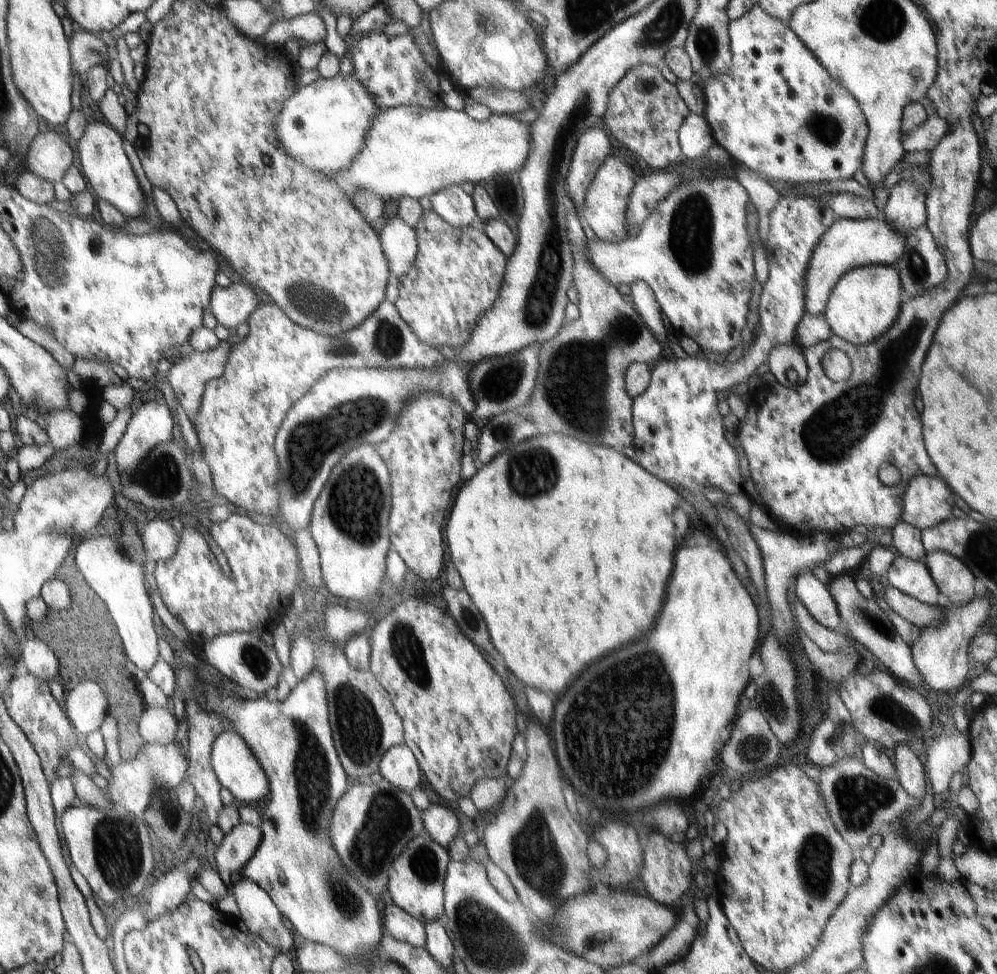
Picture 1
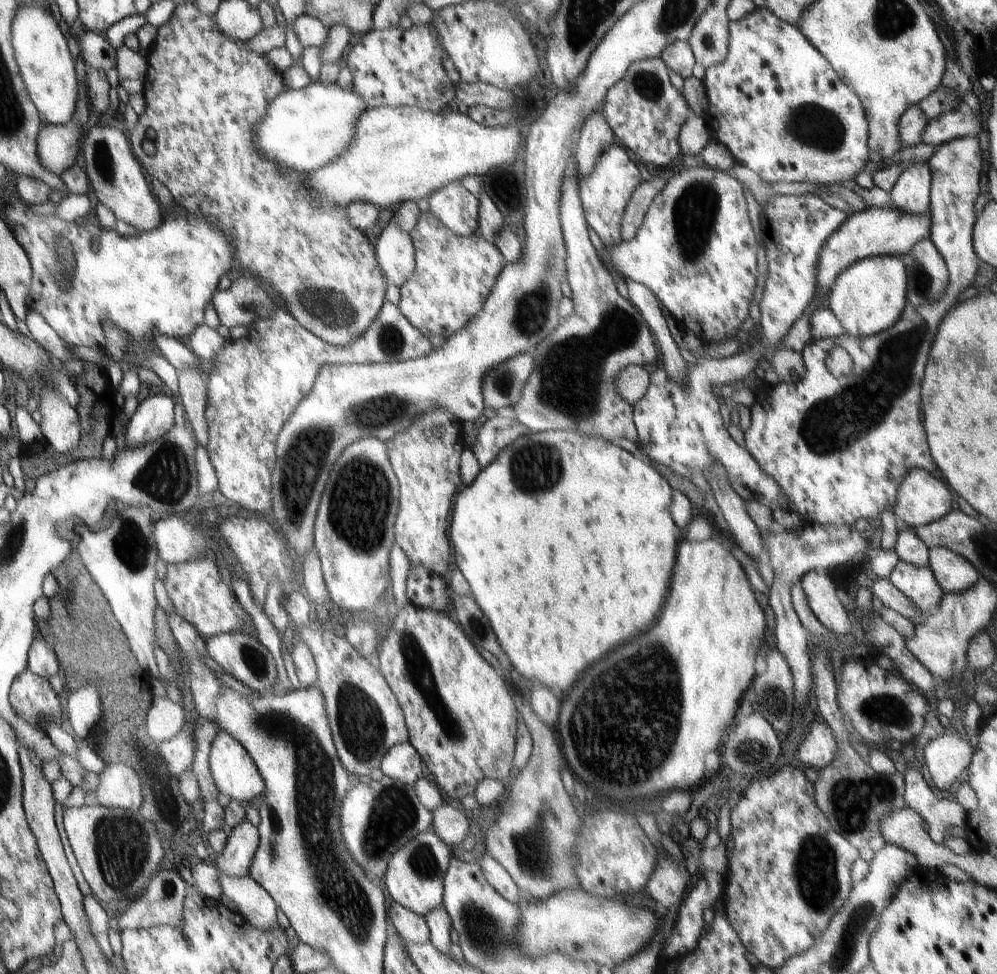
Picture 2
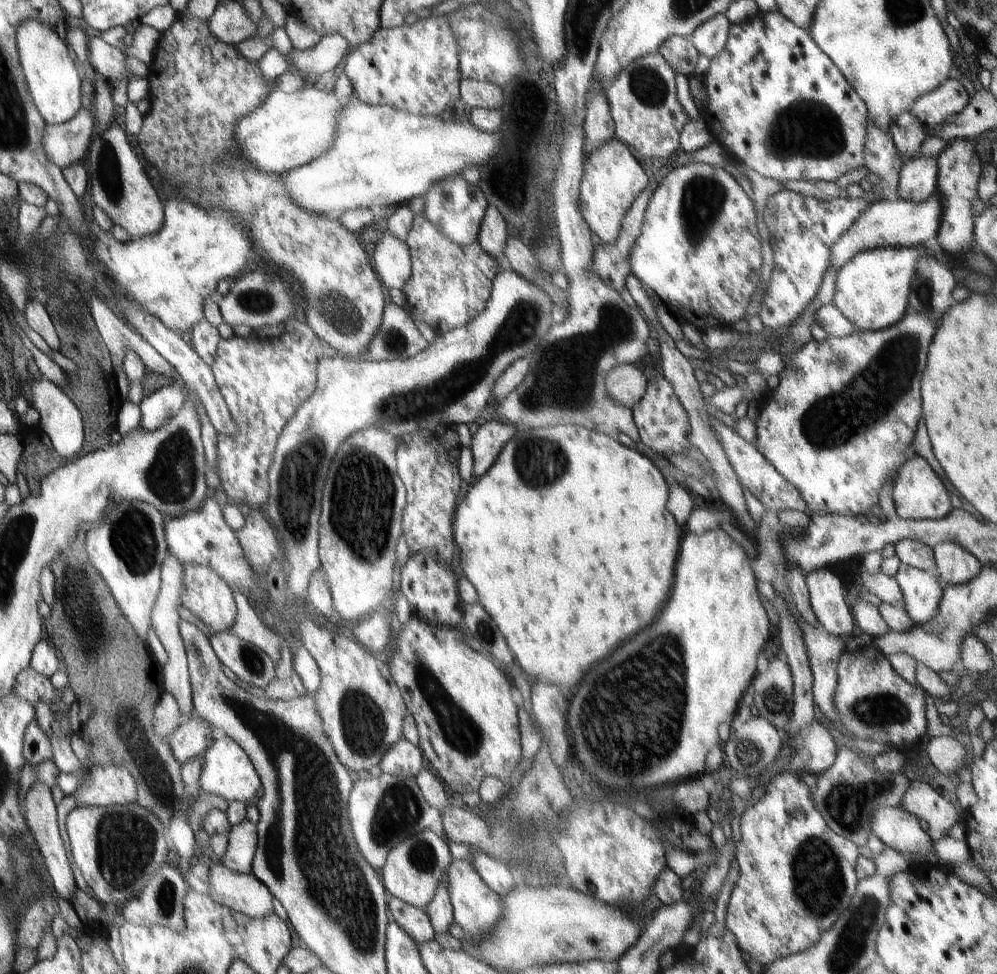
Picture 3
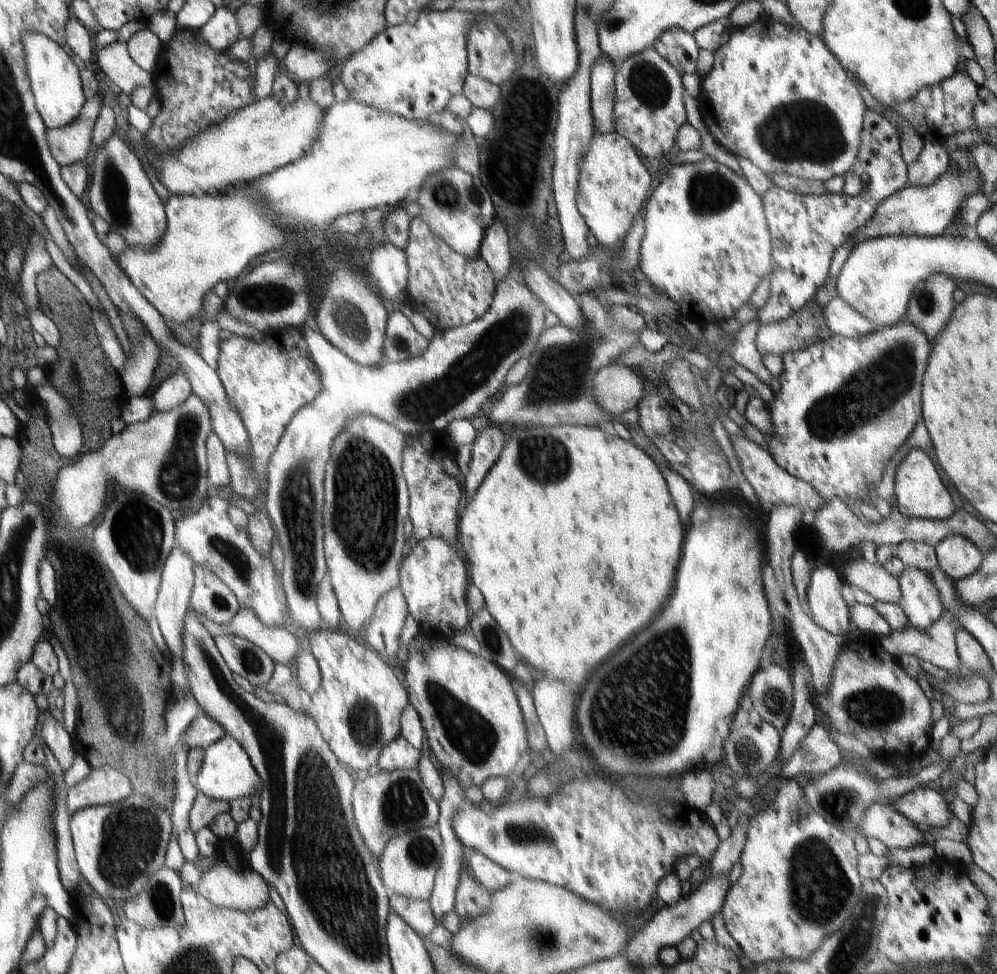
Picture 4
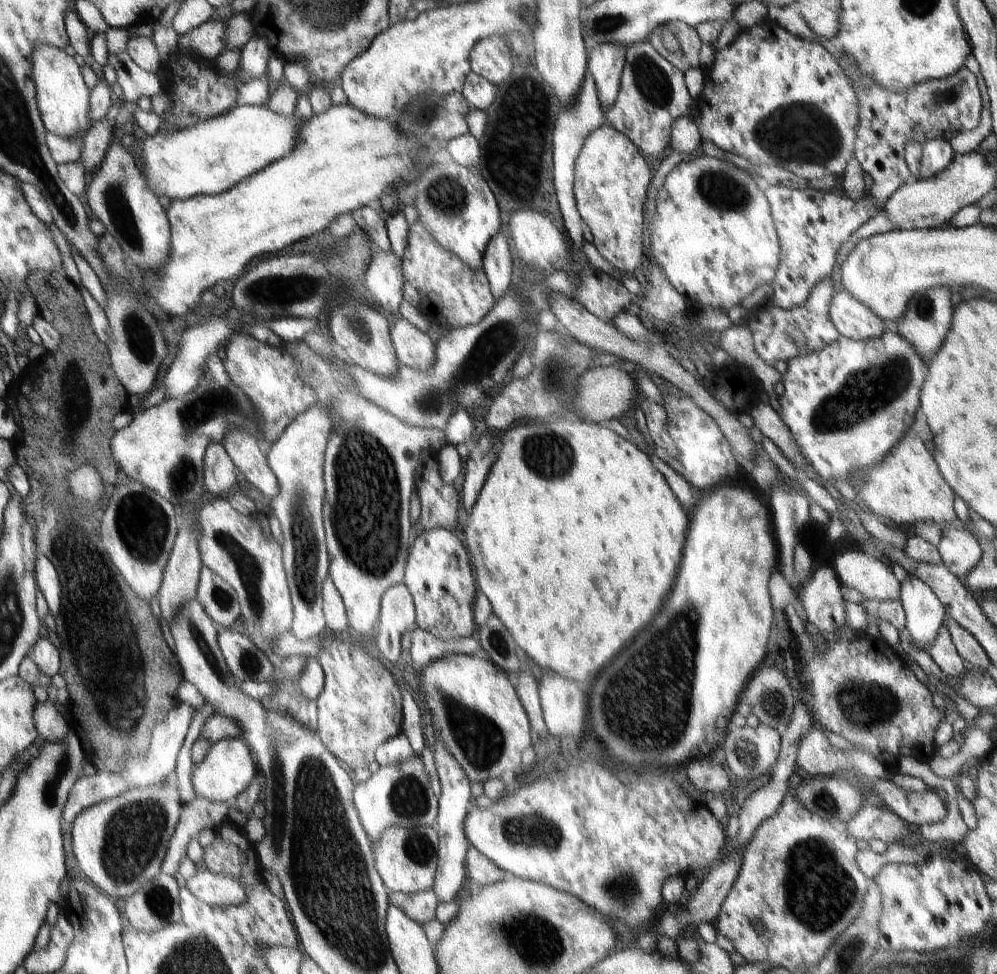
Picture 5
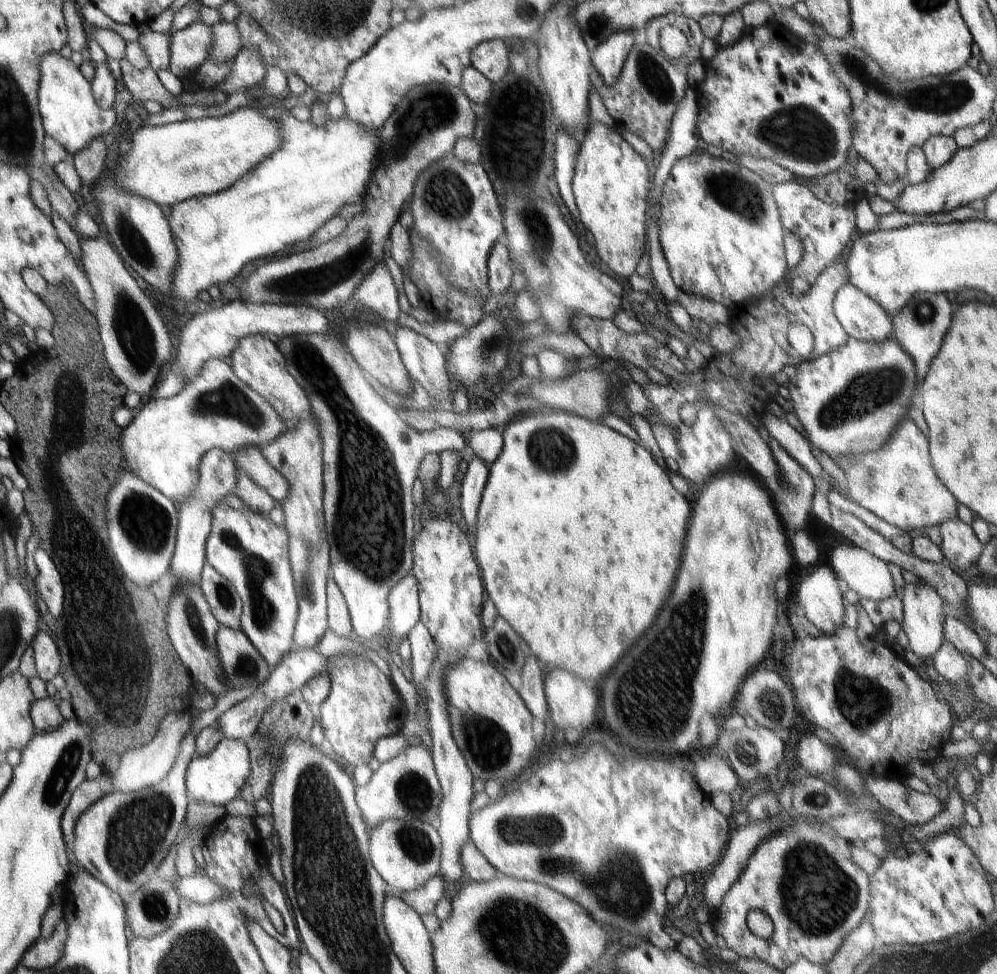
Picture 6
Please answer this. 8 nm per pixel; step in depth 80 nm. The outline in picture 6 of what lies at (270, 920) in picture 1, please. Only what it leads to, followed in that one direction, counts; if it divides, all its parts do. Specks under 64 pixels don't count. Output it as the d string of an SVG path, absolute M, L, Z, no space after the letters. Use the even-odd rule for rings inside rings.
M202 871L181 877L178 884L174 886L174 890L179 899L184 898L201 906L214 903L216 898L222 898L222 894L224 894L224 890Z

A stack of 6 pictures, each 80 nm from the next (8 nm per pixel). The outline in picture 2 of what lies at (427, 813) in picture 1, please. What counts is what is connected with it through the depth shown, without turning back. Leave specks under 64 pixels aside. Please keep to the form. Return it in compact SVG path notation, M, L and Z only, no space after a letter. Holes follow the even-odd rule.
M446 802L432 810L433 832L448 847L458 846L469 836L468 817L466 811L456 809Z

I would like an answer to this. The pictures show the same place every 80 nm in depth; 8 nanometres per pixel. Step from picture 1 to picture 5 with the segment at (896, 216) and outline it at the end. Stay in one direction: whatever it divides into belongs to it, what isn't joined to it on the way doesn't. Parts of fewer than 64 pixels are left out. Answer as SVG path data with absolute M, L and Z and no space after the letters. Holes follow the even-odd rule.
M942 138L928 140L921 145L923 162L920 162L920 179L932 178L934 174L948 168L957 154L952 144Z

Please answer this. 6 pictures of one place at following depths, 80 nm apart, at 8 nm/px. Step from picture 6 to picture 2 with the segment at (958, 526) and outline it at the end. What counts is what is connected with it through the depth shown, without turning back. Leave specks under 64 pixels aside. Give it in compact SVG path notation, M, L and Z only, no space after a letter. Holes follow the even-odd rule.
M950 548L930 549L929 570L943 592L964 592L981 578L980 572L964 556Z

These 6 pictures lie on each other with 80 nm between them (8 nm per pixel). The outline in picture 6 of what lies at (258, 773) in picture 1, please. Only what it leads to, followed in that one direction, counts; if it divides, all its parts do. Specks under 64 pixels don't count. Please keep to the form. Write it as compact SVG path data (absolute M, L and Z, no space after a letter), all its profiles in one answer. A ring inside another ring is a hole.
M222 739L214 751L204 756L195 756L190 760L186 772L188 798L198 804L225 807L235 798L241 798L242 786L250 774L249 751L244 741Z

